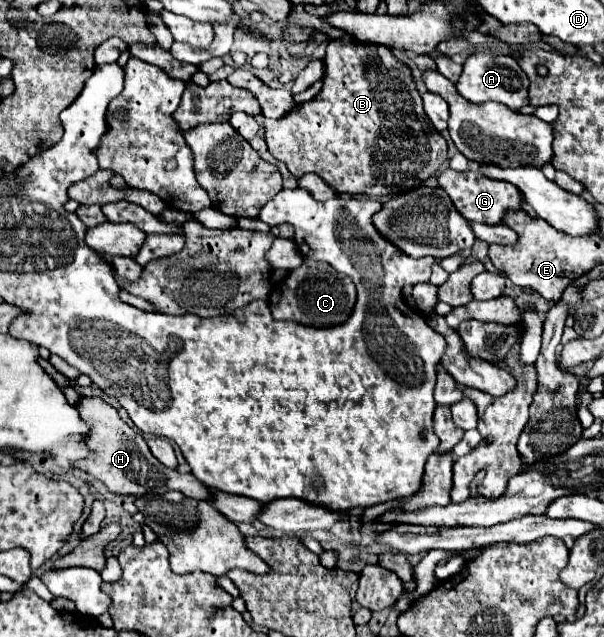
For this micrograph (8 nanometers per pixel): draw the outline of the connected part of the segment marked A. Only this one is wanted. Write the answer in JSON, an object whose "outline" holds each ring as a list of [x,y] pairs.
{"outline":[[[474,52],[466,58],[462,64],[462,74],[456,82],[456,90],[462,98],[474,104],[482,102],[500,102],[508,106],[510,110],[518,110],[528,104],[528,76],[522,72],[518,62],[510,54],[500,54],[500,52]]]}

